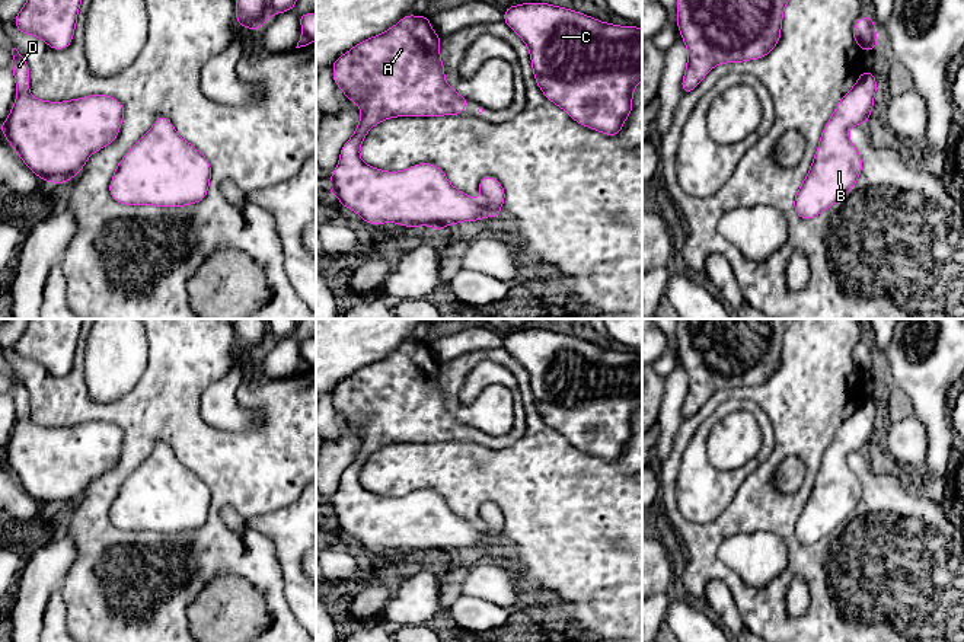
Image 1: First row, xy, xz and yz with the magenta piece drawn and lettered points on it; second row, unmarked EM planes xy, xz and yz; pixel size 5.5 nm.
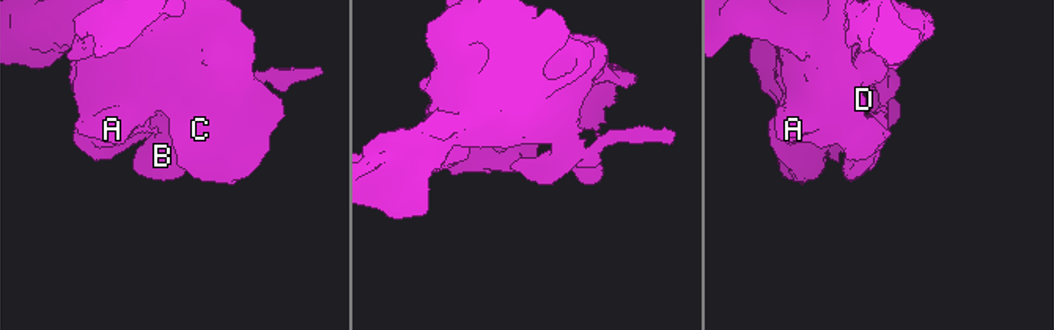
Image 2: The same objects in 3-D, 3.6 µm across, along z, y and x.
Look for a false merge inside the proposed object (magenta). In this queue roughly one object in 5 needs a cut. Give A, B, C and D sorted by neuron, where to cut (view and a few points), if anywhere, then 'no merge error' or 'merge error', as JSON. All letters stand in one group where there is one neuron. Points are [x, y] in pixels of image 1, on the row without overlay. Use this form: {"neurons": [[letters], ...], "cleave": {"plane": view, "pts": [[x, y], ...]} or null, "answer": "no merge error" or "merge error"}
{"neurons": [["A", "B", "C", "D"]], "cleave": null, "answer": "no merge error"}

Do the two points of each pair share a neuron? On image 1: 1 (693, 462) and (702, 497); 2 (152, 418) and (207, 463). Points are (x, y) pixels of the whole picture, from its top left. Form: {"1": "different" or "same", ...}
{"1": "same", "2": "same"}

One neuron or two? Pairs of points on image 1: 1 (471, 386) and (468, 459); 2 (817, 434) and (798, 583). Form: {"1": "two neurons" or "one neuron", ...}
{"1": "two neurons", "2": "two neurons"}

